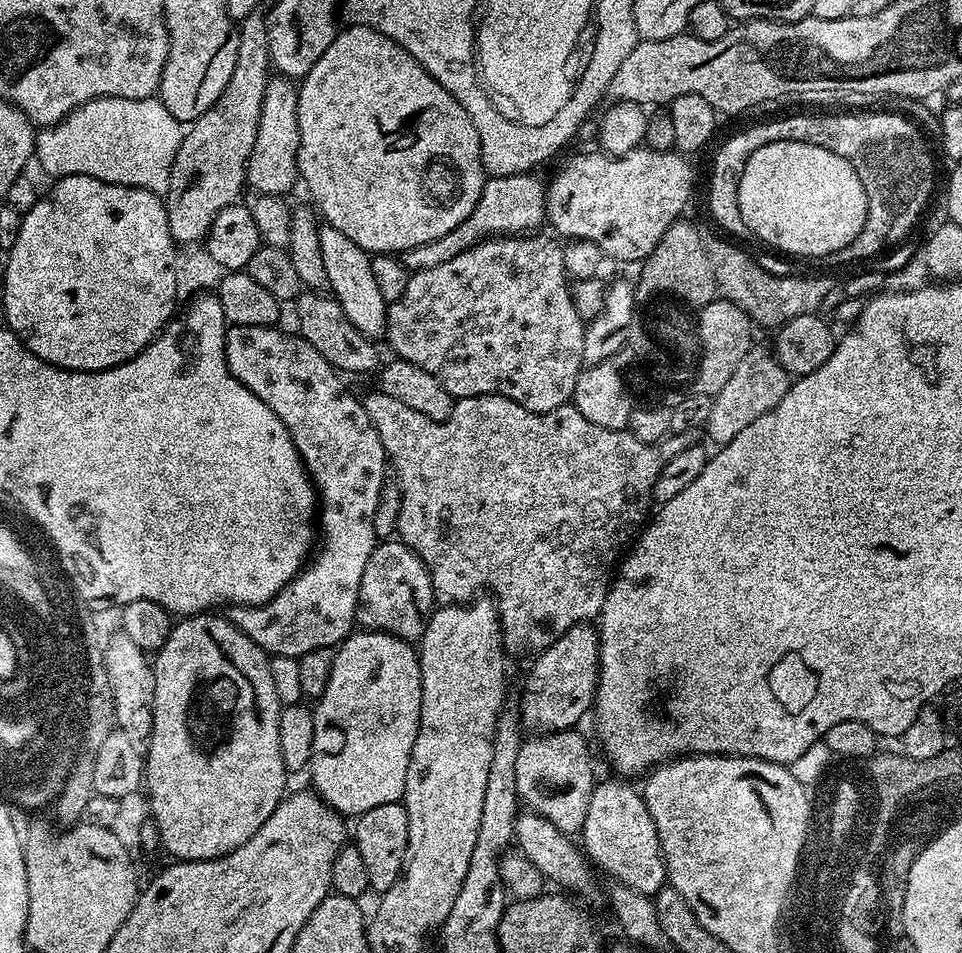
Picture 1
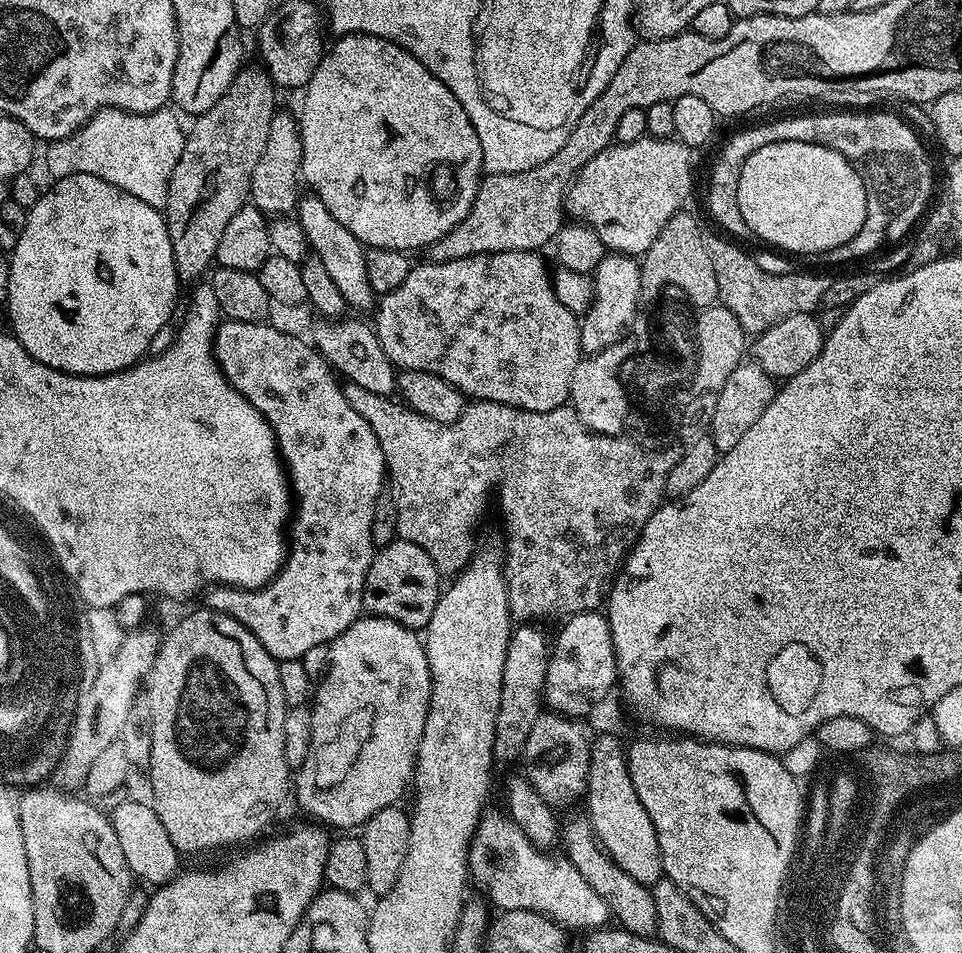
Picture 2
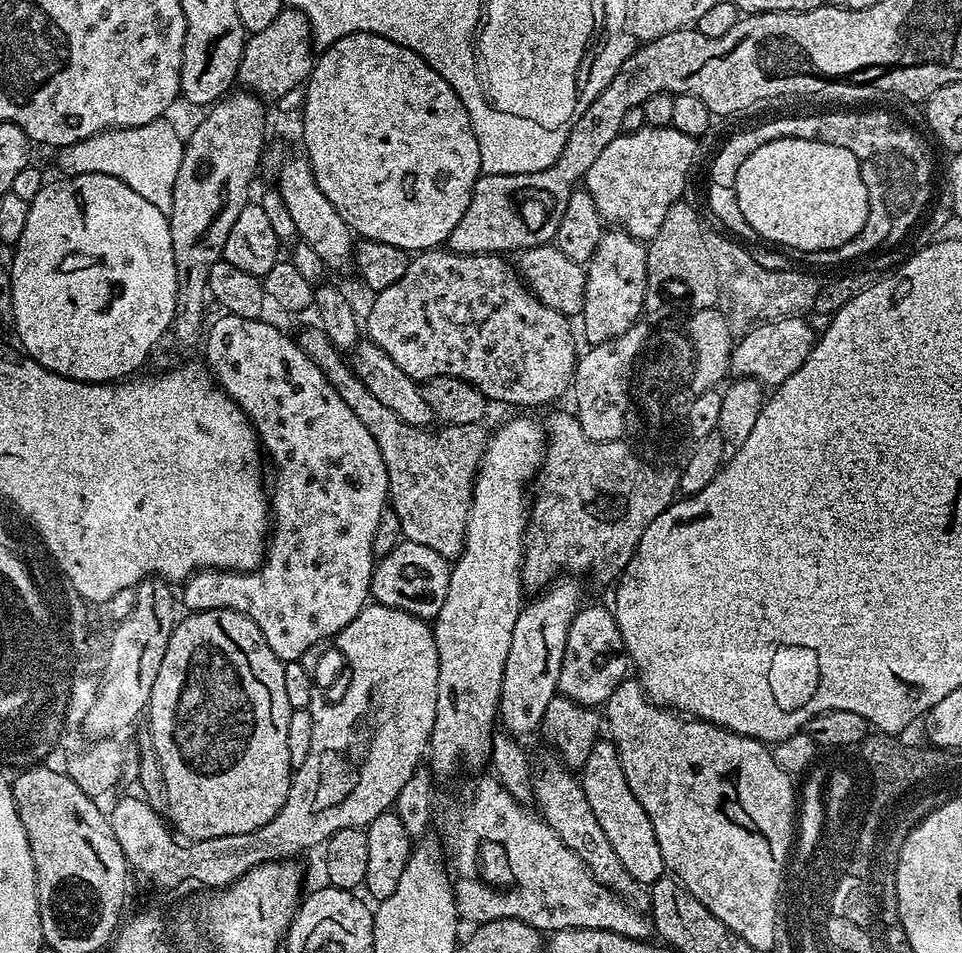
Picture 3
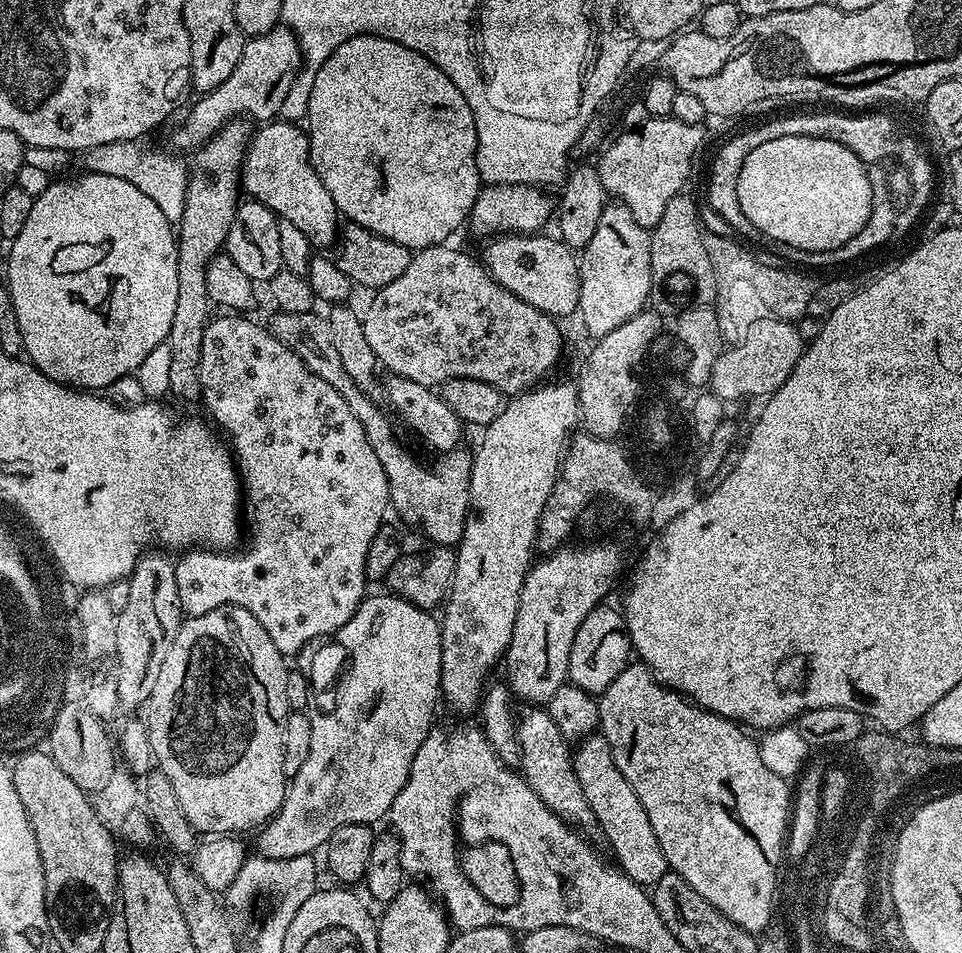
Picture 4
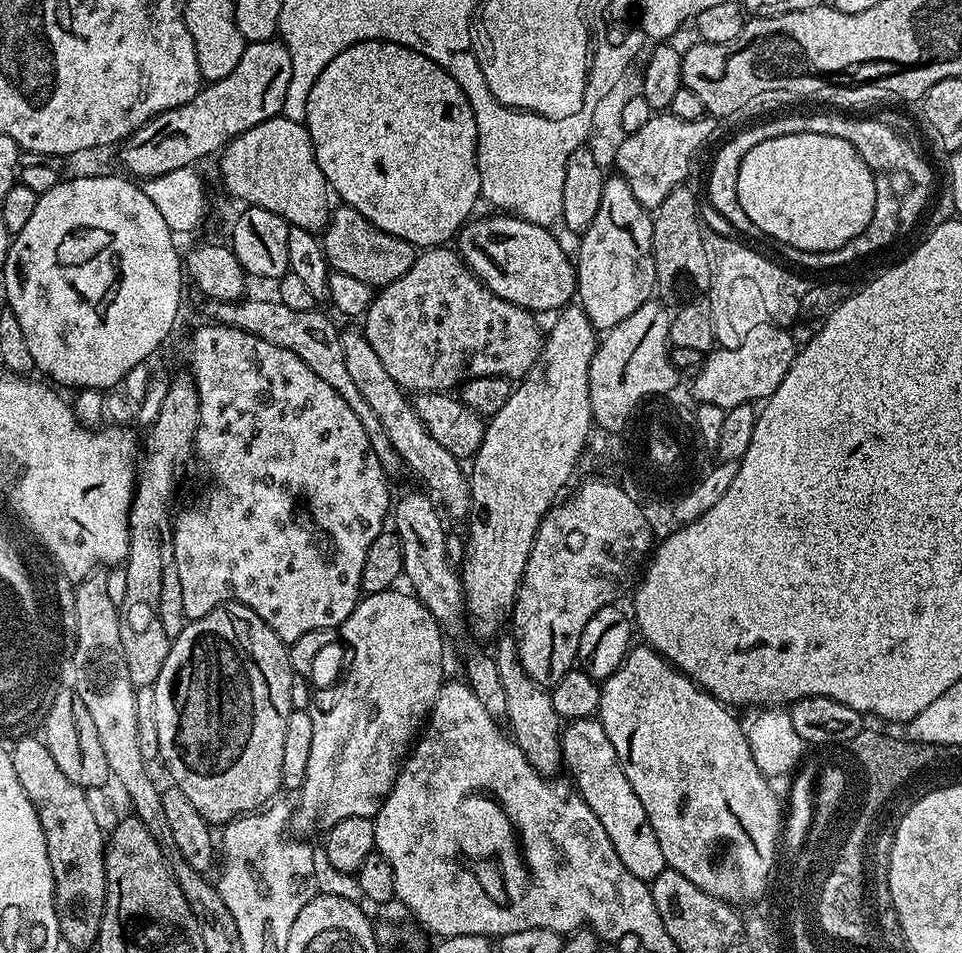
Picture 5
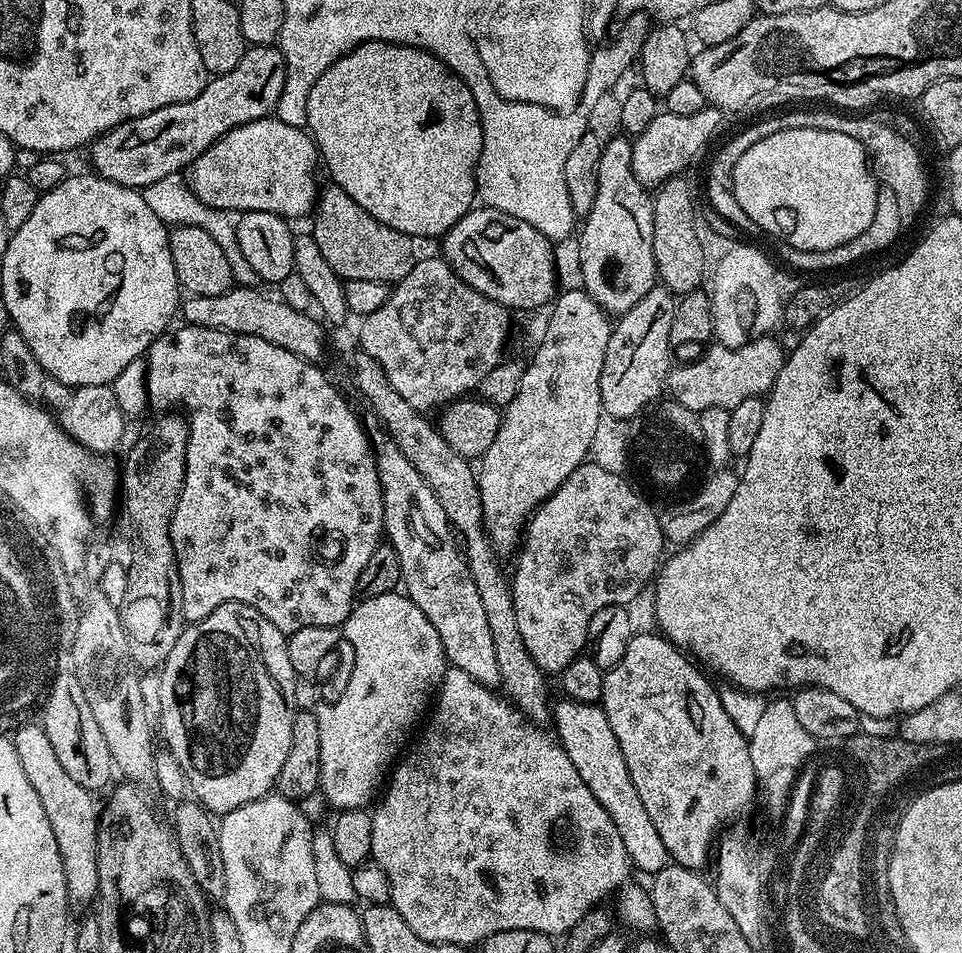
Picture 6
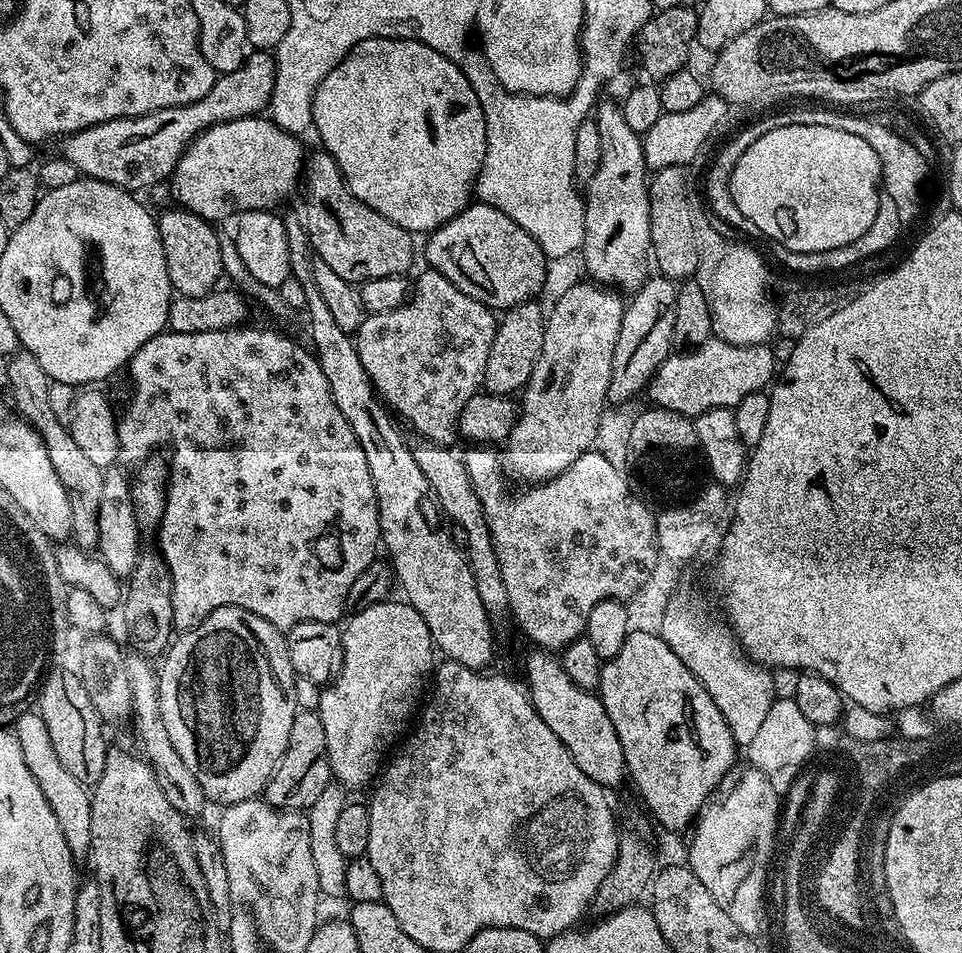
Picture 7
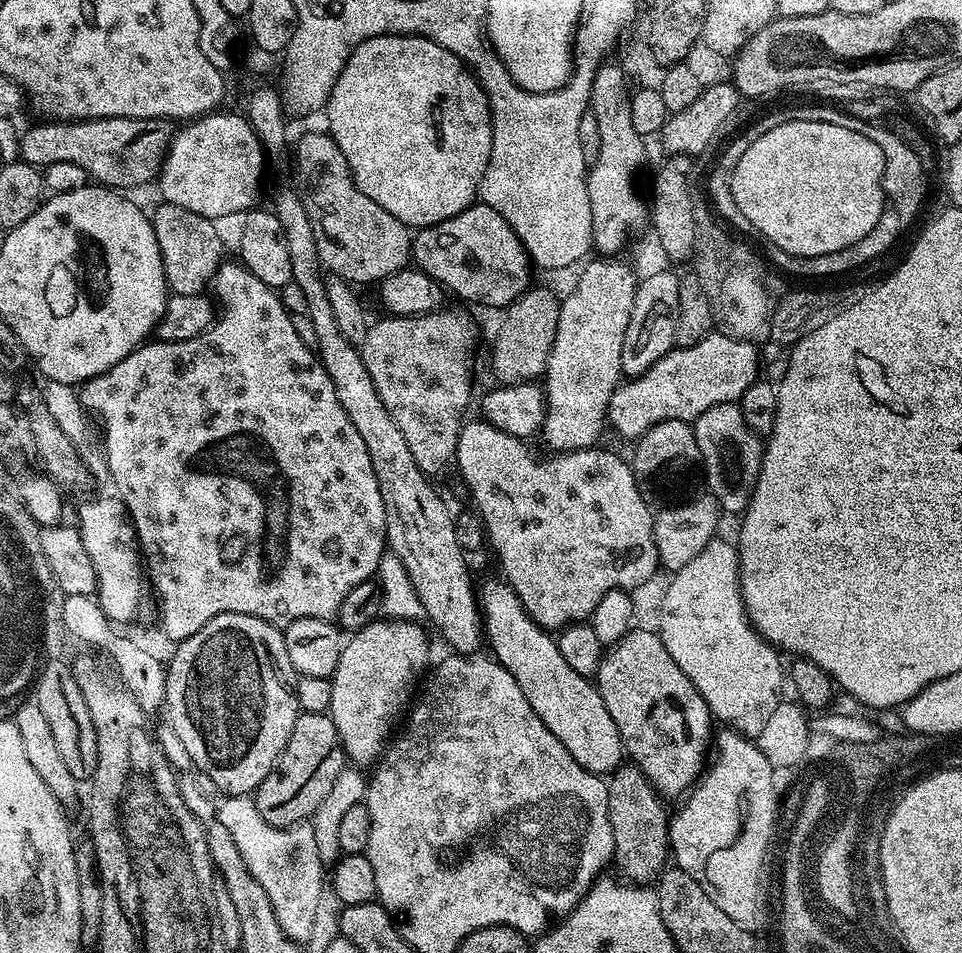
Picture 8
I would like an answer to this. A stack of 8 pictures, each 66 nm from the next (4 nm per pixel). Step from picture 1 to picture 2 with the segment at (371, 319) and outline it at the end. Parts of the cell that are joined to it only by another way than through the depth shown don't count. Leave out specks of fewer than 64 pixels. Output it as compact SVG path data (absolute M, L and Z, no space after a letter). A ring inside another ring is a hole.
M315 194L299 201L294 213L295 219L300 221L302 230L306 234L311 251L326 266L326 274L330 274L331 280L338 285L338 291L342 293L345 305L352 308L371 309L374 304L374 293L370 282L366 278L366 248L361 244L330 210L326 210L326 202L322 202Z

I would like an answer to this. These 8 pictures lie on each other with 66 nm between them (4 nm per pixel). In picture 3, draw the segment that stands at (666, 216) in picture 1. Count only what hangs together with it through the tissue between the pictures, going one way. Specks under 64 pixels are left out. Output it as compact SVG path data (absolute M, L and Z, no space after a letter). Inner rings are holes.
M642 127L636 132L624 132L616 136L598 159L594 166L584 175L583 187L592 196L594 206L600 211L601 220L617 229L629 232L635 240L647 242L662 230L662 222L666 222L666 210L674 206L676 201L685 195L684 187L688 184L688 171L692 168L692 159L696 156L697 137L682 134L674 127L650 128Z

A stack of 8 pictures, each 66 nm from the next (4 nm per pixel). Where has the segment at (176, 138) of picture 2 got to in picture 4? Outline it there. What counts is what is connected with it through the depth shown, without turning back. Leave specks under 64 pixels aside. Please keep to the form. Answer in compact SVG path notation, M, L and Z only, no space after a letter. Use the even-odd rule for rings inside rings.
M140 140L100 144L83 153L82 160L85 164L83 167L89 172L110 174L110 178L123 178L125 182L130 182L130 186L138 186L138 190L142 190L146 198L151 198L158 205L158 210L166 214L168 220L179 222L182 218L182 210L186 206L189 170L189 165L185 161L183 164L178 157L171 156L168 152L155 152Z

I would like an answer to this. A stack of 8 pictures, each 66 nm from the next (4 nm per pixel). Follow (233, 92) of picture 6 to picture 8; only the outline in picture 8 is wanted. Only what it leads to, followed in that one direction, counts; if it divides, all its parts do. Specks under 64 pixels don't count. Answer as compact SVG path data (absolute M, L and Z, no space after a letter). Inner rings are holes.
M52 120L40 122L19 133L20 160L43 170L54 162L74 162L97 185L113 190L128 190L155 177L164 163L164 155L172 142L174 128L166 120Z

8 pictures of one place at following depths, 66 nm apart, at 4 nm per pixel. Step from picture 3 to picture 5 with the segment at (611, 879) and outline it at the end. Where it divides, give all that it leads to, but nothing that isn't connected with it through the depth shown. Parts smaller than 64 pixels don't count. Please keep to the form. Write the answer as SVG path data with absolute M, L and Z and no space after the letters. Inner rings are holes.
M508 634L497 642L494 658L498 674L501 675L502 686L505 687L506 720L512 726L510 730L513 739L540 773L547 776L555 775L555 771L560 770L563 763L563 752L560 748L562 718L554 710L551 693L543 685L534 682L522 668L513 635Z

